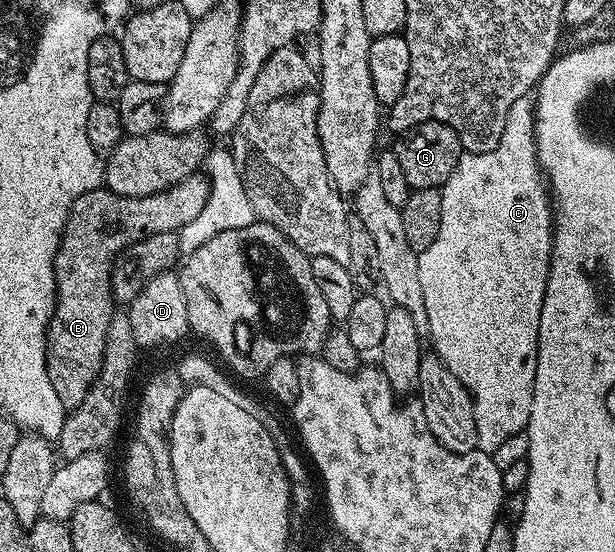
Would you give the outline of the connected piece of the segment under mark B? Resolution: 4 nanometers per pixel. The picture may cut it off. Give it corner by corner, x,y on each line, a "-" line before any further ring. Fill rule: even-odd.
194,174
159,194
147,194
143,198
120,196
104,186
75,198
53,263
57,304
45,330
47,378
51,378
51,386
66,410
78,408
101,376
108,326
115,313
111,281
117,256
141,239
173,234
187,226
203,210
208,197
208,179

